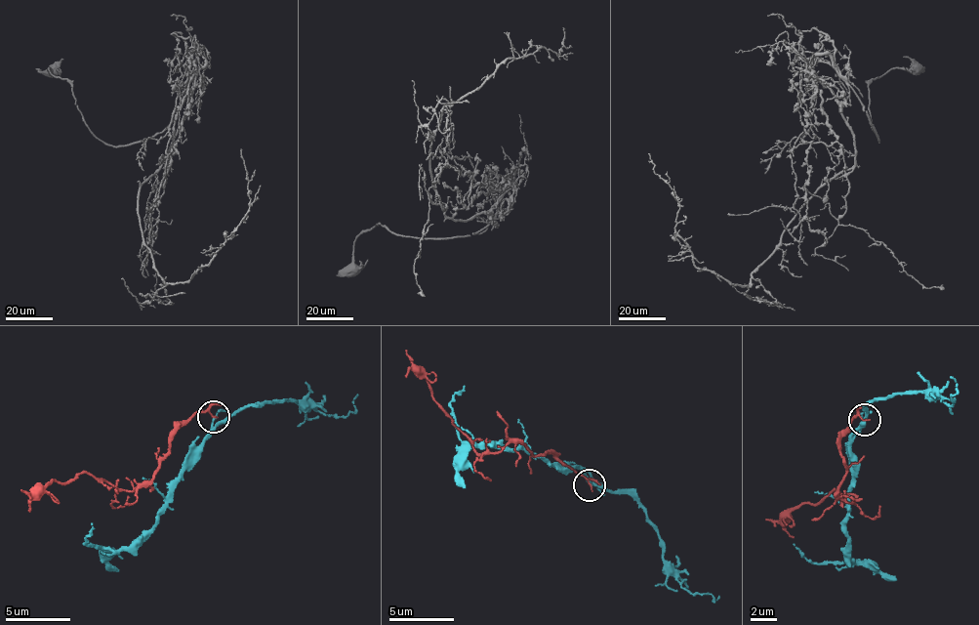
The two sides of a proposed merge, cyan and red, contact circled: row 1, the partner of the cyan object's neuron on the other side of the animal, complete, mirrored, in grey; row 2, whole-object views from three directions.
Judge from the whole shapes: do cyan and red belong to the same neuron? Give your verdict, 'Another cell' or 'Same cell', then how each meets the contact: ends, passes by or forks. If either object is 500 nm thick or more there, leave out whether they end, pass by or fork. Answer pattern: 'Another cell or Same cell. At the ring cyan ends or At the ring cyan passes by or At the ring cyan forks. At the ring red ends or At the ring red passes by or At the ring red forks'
Another cell. At the ring cyan passes by. At the ring red passes by

